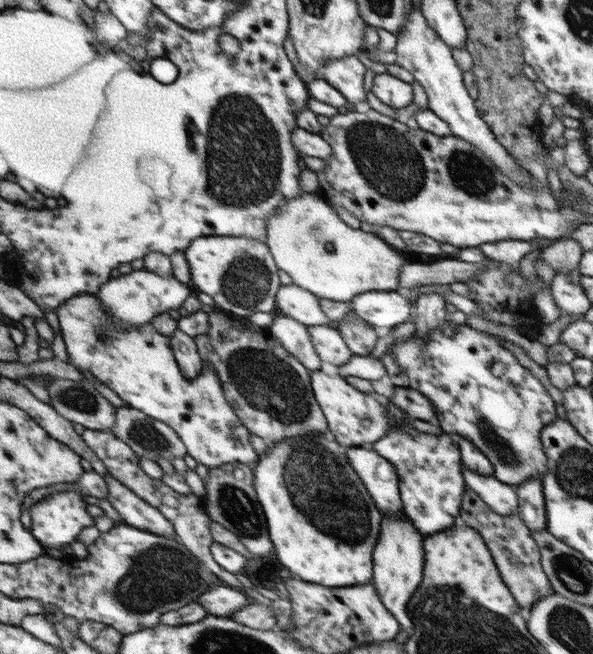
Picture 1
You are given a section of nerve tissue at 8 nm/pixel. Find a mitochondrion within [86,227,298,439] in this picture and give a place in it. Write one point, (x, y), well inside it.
(245, 282)

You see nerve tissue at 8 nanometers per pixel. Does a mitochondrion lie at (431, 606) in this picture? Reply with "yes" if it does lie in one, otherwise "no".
yes

